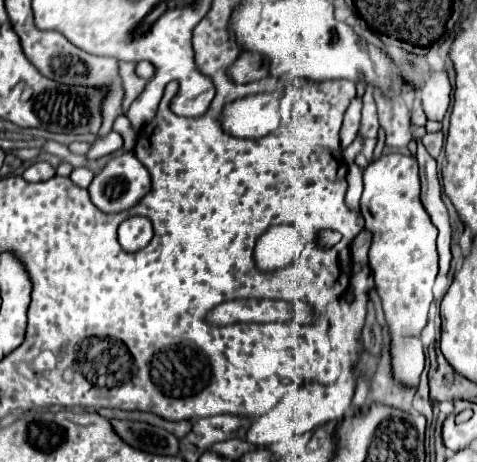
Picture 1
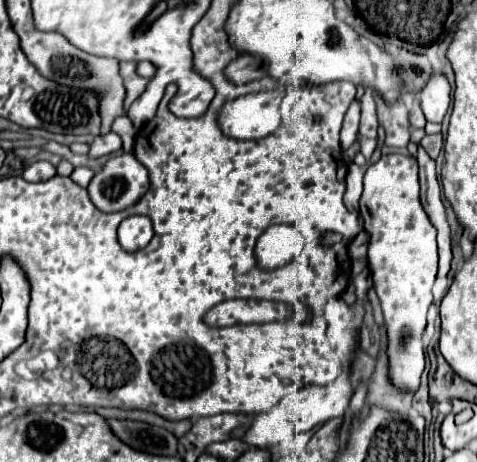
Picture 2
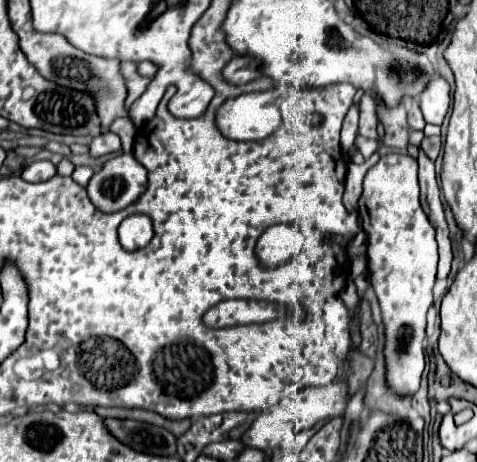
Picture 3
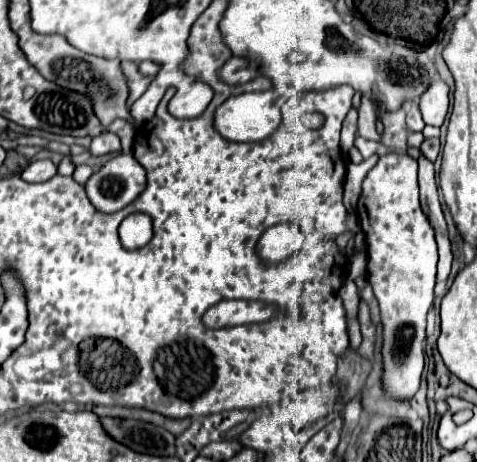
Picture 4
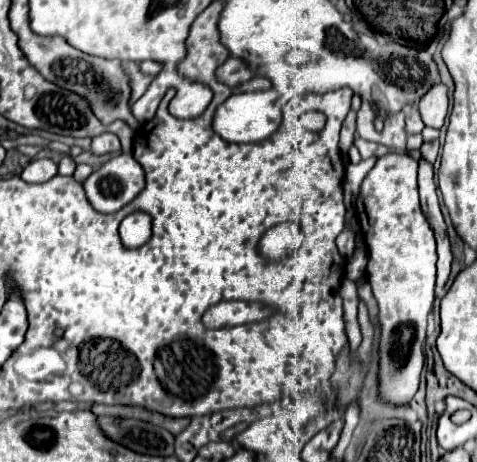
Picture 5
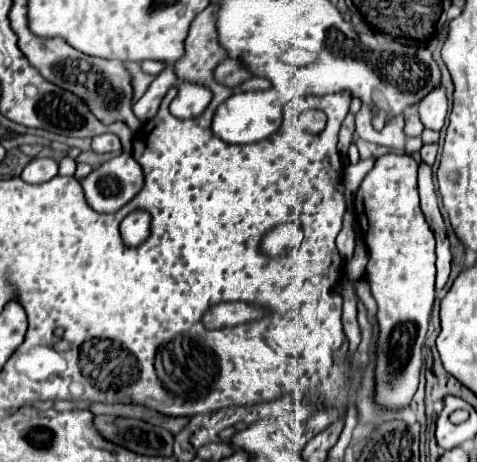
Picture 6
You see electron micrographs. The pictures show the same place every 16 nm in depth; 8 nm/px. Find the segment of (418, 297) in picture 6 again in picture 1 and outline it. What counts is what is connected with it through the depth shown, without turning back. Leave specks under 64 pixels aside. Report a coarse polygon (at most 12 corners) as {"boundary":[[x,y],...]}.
{"boundary":[[380,156],[360,200],[398,382],[418,386],[438,274],[414,156]]}

